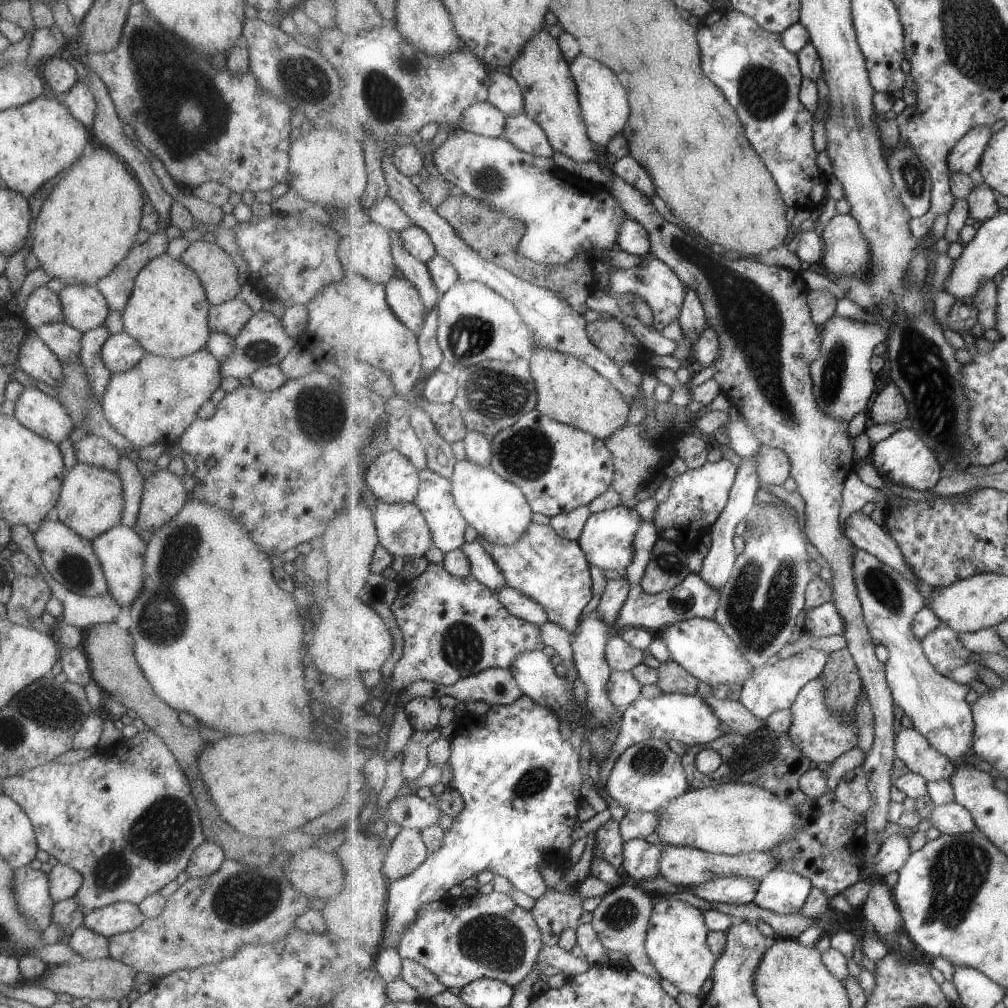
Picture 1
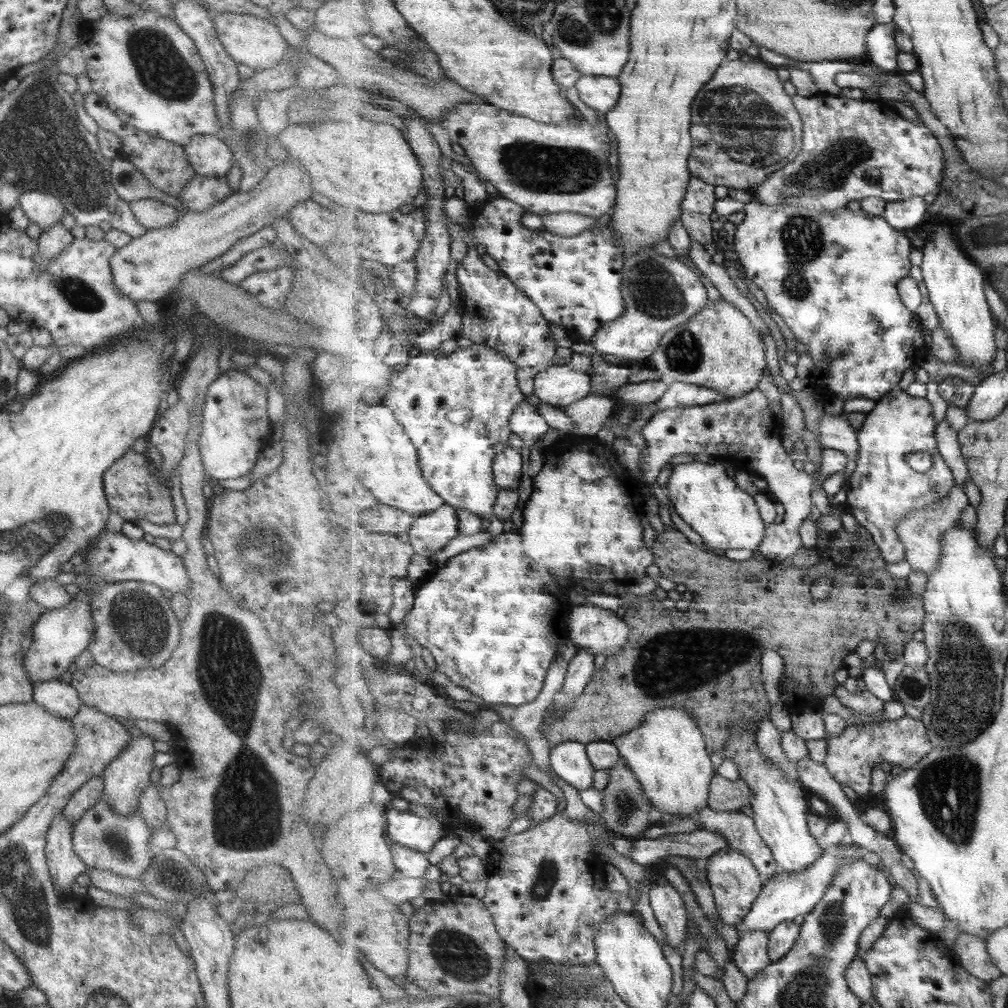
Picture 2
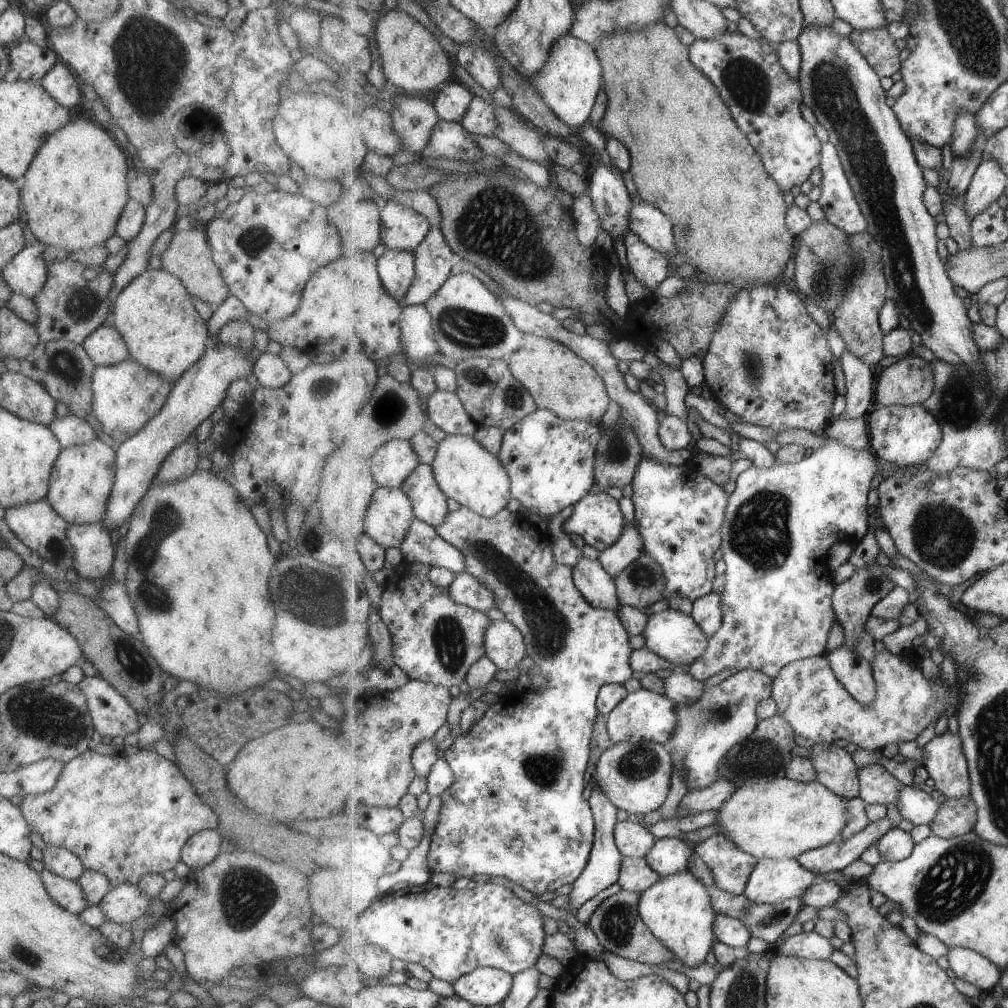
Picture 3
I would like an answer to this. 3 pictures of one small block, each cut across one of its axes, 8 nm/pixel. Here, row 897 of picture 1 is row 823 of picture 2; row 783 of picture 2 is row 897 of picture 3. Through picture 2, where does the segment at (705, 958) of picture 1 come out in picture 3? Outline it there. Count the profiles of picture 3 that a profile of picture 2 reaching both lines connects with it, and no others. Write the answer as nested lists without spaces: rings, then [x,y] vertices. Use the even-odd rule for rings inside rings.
[[[690,870],[665,876],[655,886],[645,890],[636,901],[638,912],[647,926],[671,952],[688,967],[705,964],[716,938],[714,924],[718,913],[714,909],[710,888]]]

